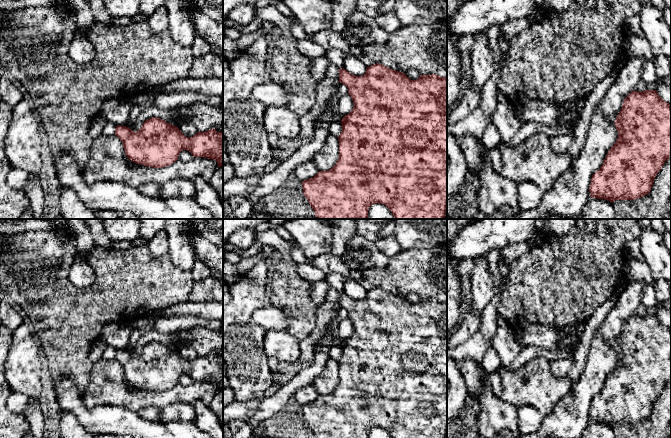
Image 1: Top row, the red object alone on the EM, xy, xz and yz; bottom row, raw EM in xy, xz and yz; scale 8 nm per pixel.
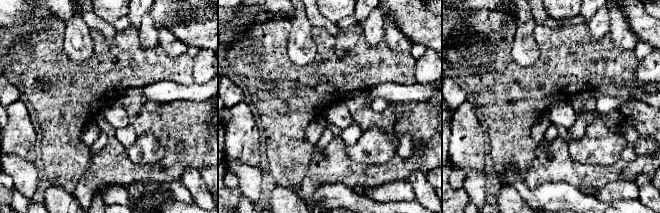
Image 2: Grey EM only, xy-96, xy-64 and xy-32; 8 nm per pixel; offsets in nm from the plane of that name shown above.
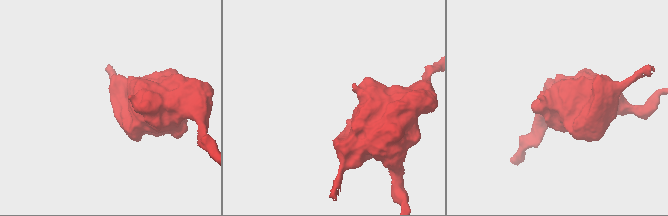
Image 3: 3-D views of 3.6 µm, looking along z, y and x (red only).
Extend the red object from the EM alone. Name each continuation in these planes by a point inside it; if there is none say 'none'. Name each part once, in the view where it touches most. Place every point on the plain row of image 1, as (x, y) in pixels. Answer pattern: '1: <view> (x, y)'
1: xz (335, 280)

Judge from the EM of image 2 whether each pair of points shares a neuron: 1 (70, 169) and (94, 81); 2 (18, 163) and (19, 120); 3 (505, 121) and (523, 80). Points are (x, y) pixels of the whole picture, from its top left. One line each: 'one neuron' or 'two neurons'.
1: one neuron
2: two neurons
3: one neuron

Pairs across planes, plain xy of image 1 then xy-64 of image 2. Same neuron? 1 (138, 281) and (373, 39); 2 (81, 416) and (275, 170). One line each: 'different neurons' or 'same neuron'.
1: different neurons
2: different neurons

